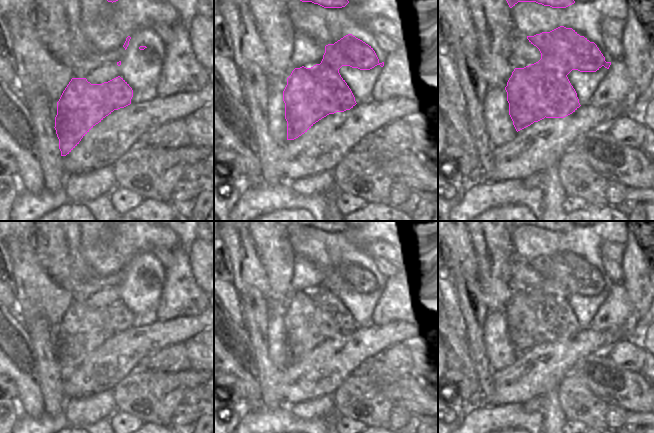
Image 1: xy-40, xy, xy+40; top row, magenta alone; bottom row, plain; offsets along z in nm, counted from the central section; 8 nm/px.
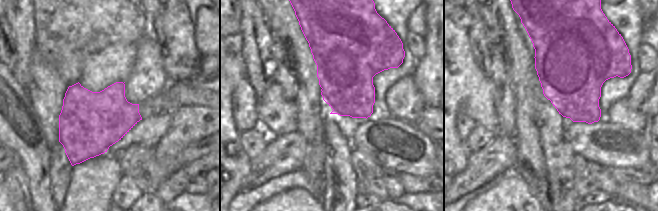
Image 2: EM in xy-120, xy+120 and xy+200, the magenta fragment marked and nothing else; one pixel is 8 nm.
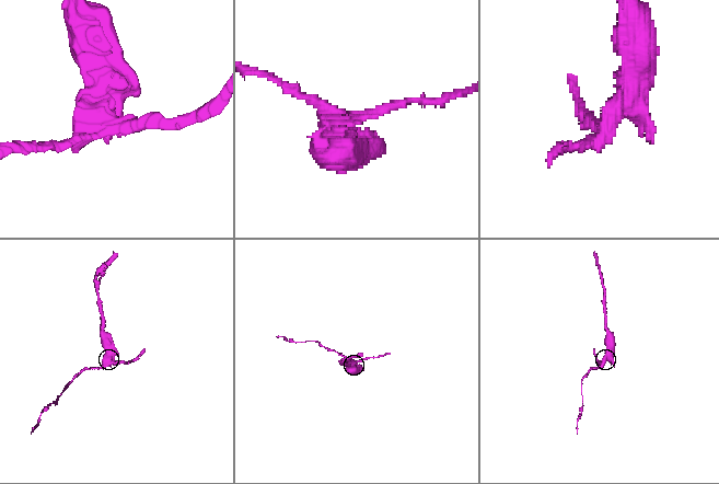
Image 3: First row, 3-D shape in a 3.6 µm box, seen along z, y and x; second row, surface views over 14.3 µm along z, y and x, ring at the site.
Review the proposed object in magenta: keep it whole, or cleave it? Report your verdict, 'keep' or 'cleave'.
cleave

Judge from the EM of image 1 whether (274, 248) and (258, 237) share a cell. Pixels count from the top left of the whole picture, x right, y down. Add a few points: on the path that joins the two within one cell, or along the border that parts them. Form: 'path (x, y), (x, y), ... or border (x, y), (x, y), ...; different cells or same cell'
border (271, 231), (269, 241), (261, 248), (255, 247); different cells

